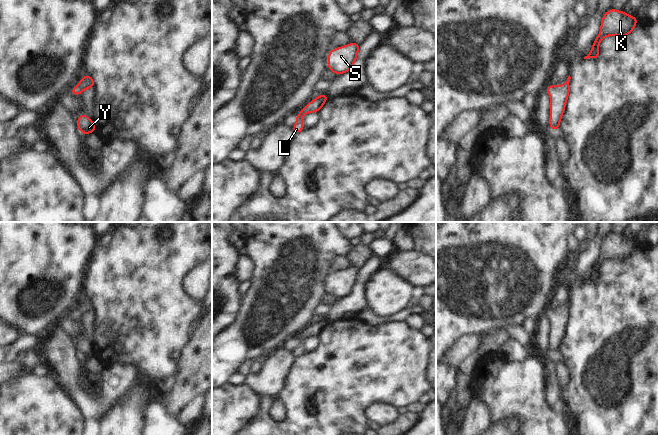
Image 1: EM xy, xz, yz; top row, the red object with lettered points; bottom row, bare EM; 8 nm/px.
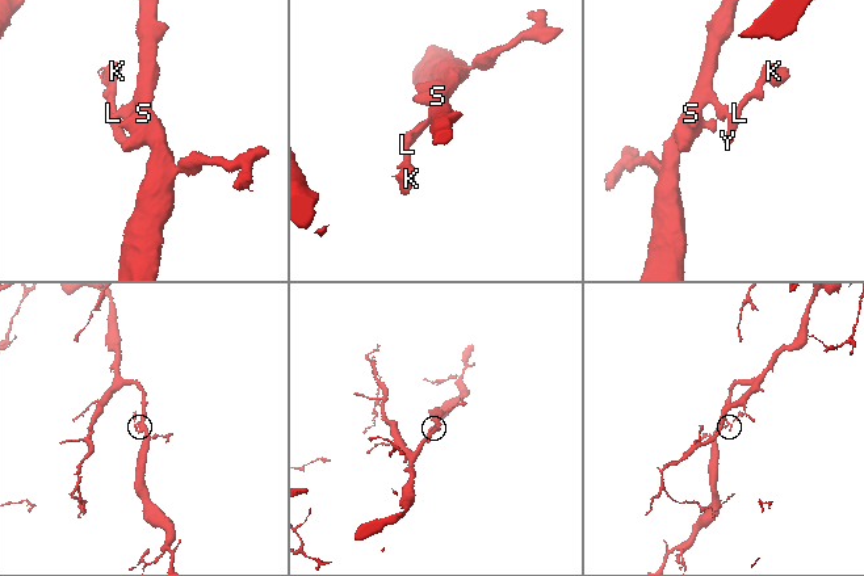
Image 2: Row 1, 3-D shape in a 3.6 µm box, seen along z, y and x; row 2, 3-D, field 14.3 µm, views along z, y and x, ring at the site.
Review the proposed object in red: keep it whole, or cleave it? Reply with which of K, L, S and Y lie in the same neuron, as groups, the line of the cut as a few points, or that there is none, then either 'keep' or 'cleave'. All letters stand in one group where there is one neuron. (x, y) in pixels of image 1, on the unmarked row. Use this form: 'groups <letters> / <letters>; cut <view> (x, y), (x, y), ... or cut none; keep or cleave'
groups K L S Y; cut none; keep

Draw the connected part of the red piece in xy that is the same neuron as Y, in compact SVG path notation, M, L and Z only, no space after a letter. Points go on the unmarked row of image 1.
M85 336L78 341L76 348L81 358L91 358L96 356L95 346L90 344Z

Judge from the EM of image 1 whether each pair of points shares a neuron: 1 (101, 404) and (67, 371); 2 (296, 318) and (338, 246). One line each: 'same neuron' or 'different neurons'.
1: same neuron
2: same neuron

